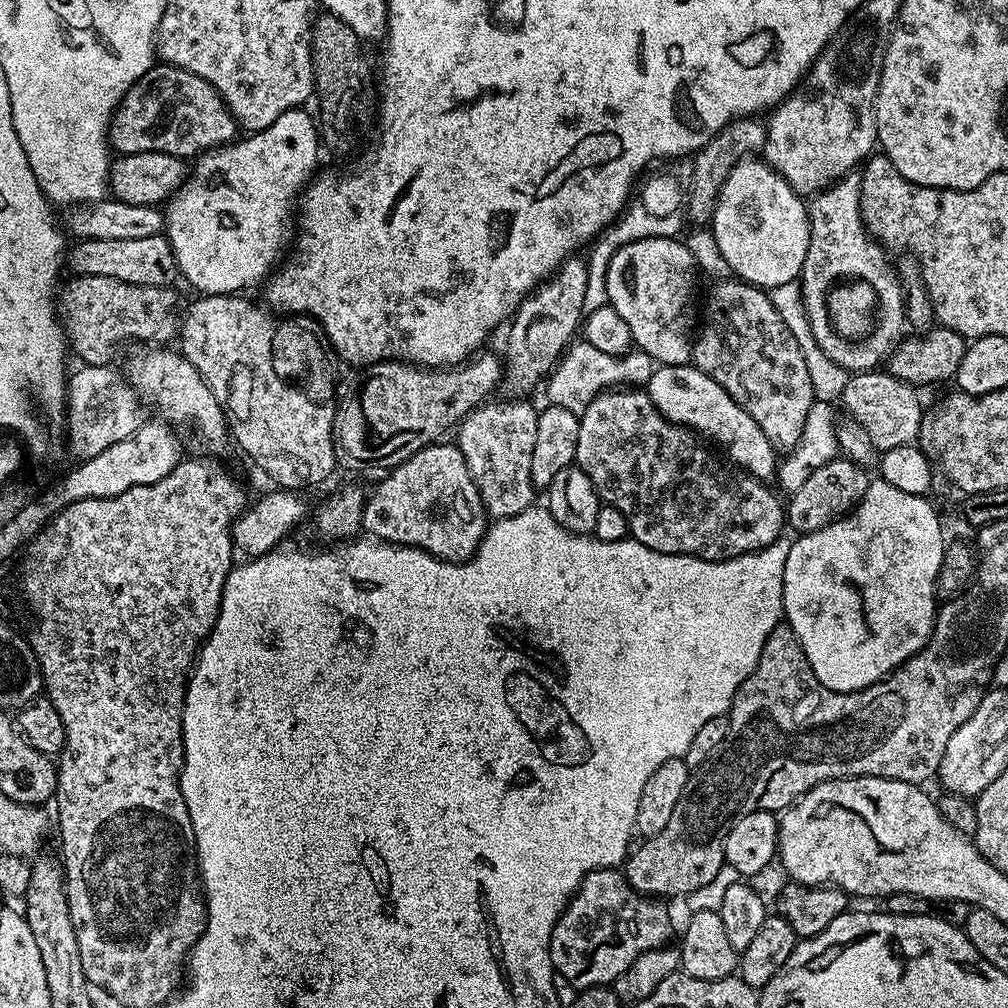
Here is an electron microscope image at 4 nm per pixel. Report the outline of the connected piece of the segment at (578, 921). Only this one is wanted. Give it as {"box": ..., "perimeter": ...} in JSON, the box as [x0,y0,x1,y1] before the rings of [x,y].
{"box":[550,868,672,990],"perimeter":[[[603,868],[597,872],[590,872],[588,877],[580,883],[579,890],[569,900],[568,905],[560,913],[558,922],[550,938],[550,958],[555,975],[566,978],[577,990],[593,988],[599,984],[611,985],[646,950],[663,948],[672,936],[672,916],[668,913],[667,903],[651,896],[641,896],[628,885],[628,879],[623,871],[614,868]]]}

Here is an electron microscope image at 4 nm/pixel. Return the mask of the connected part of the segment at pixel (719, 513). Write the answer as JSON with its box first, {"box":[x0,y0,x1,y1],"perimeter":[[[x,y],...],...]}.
{"box":[574,386,786,560],"perimeter":[[[632,386],[625,387],[623,390],[619,387],[611,387],[598,393],[589,402],[584,412],[578,416],[580,425],[578,426],[577,452],[574,461],[575,467],[582,469],[590,478],[590,482],[596,487],[596,492],[600,495],[601,501],[604,504],[609,504],[618,510],[622,510],[622,514],[626,514],[631,539],[638,541],[642,546],[646,546],[650,550],[658,550],[667,556],[697,556],[699,560],[733,560],[735,556],[745,556],[777,543],[781,539],[780,531],[785,531],[786,528],[786,508],[782,500],[779,500],[768,489],[769,485],[765,481],[759,480],[756,476],[750,475],[749,472],[745,472],[743,468],[735,467],[723,459],[720,461],[711,452],[713,449],[693,429],[667,420],[656,409],[647,391],[640,390],[640,392],[635,392],[634,389],[636,388]]]}

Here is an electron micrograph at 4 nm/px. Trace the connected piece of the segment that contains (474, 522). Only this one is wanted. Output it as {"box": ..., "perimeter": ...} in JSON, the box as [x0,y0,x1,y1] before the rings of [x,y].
{"box":[362,443,490,564],"perimeter":[[[444,443],[418,450],[409,460],[384,474],[376,489],[367,493],[362,528],[369,537],[386,544],[420,548],[439,560],[459,564],[471,560],[484,541],[490,517],[466,466],[466,458],[455,443]]]}

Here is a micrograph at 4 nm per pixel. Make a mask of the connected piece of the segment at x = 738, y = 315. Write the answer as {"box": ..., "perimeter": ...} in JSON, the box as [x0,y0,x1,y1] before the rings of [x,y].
{"box":[691,278,814,454],"perimeter":[[[728,278],[708,296],[708,305],[704,308],[704,320],[699,325],[692,345],[691,363],[698,370],[710,374],[718,386],[722,386],[758,422],[762,434],[770,438],[772,445],[781,453],[787,454],[802,439],[802,430],[806,426],[806,414],[814,403],[810,370],[806,370],[806,358],[798,346],[798,338],[790,334],[790,326],[782,322],[782,314],[774,310],[771,295],[765,289],[746,284],[739,278]]]}

